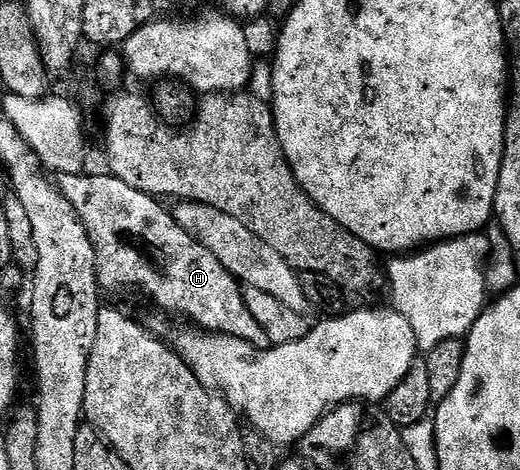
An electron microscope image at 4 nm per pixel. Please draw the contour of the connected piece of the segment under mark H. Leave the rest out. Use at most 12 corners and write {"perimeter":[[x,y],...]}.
{"perimeter":[[60,174],[104,291],[268,345],[244,287],[152,194]]}

